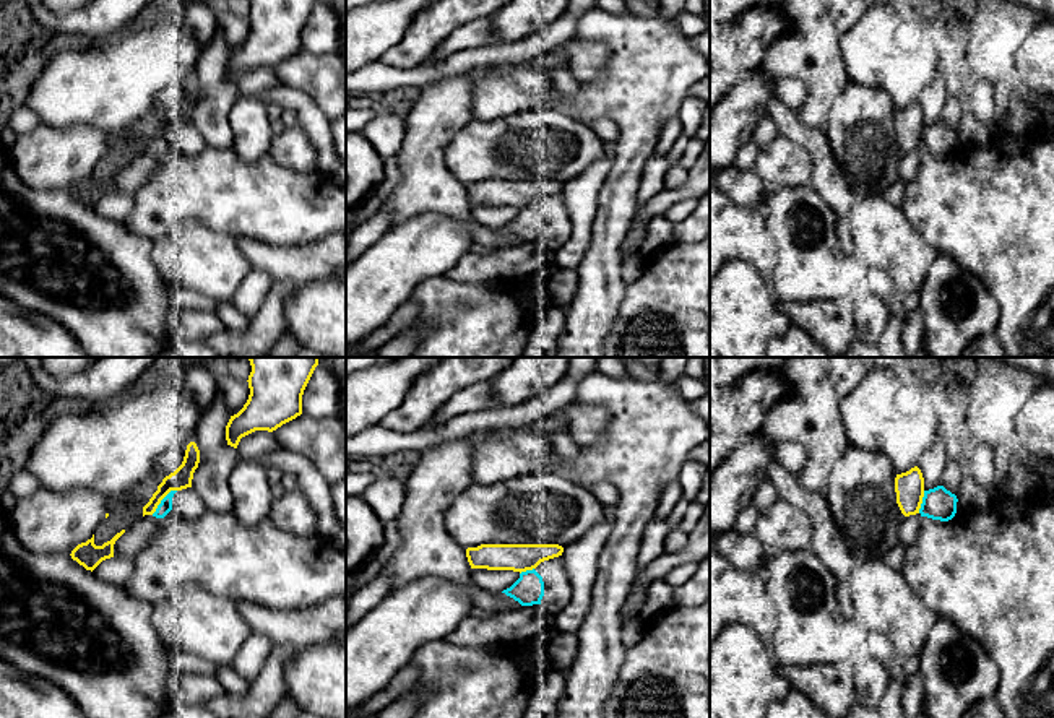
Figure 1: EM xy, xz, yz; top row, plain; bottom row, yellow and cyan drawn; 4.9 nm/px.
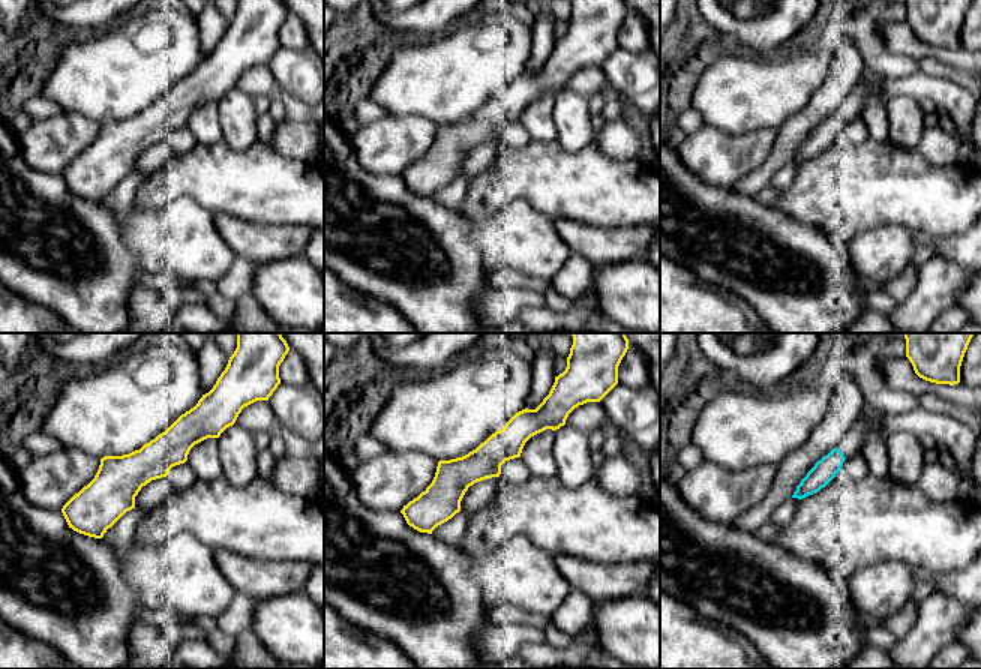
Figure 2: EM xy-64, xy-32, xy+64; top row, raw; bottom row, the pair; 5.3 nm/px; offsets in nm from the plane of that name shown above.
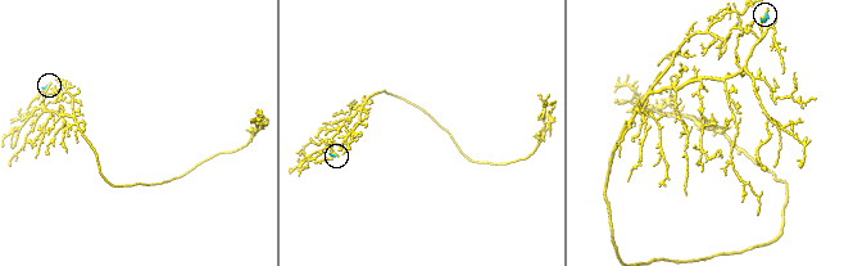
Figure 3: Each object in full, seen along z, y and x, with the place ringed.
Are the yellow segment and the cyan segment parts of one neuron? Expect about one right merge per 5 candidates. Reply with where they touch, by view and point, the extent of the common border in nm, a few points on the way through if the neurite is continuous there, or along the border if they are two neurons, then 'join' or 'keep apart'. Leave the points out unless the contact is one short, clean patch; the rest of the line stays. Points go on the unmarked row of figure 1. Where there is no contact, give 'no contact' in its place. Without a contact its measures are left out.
xy (161, 135) | 180 nm | keep apart

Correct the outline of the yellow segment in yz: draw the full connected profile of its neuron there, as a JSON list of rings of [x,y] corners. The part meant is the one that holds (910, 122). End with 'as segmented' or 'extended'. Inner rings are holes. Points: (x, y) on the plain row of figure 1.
[[[918,102],[895,114],[896,140],[905,153],[919,149],[924,133],[924,114]]] | as segmented

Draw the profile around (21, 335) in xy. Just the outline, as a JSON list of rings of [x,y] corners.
[[[0,292],[0,357],[88,357],[67,328],[54,328]]]

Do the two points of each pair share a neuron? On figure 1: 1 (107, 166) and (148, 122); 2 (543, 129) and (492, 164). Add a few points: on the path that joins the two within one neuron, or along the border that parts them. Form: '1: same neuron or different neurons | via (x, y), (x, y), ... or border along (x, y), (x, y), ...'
1: same neuron | via (119, 155), (137, 134)
2: same neuron | via (530, 142), (525, 147), (505, 151)

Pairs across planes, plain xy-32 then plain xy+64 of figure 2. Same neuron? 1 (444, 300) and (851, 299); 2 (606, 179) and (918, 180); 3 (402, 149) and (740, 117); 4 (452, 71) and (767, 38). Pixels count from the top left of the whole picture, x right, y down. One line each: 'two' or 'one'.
1: one
2: one
3: two
4: two

